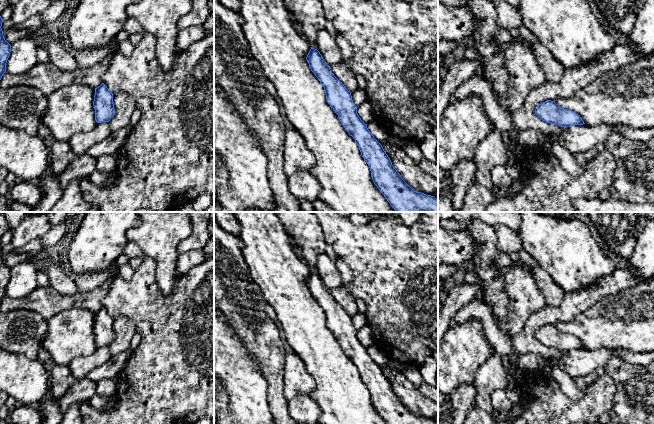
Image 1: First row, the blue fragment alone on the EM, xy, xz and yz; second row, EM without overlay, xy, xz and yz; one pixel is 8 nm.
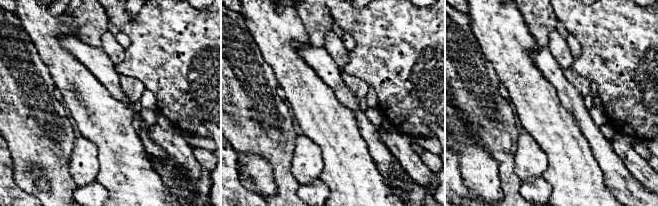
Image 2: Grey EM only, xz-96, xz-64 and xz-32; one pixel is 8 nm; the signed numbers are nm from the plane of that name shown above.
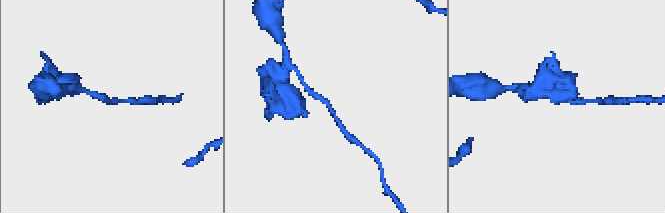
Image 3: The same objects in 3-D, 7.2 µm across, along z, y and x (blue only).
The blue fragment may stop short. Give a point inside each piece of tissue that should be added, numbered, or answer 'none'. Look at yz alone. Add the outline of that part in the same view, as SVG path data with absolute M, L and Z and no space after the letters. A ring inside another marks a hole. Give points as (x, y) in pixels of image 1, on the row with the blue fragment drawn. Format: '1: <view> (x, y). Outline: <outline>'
none

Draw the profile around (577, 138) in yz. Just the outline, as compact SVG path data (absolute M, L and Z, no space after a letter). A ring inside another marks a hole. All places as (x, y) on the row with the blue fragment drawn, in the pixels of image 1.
M583 124L567 127L566 131L561 134L547 133L547 136L548 142L552 143L555 139L558 139L560 144L574 155L585 152L598 143L606 142L613 133L621 134L618 125L588 126Z

